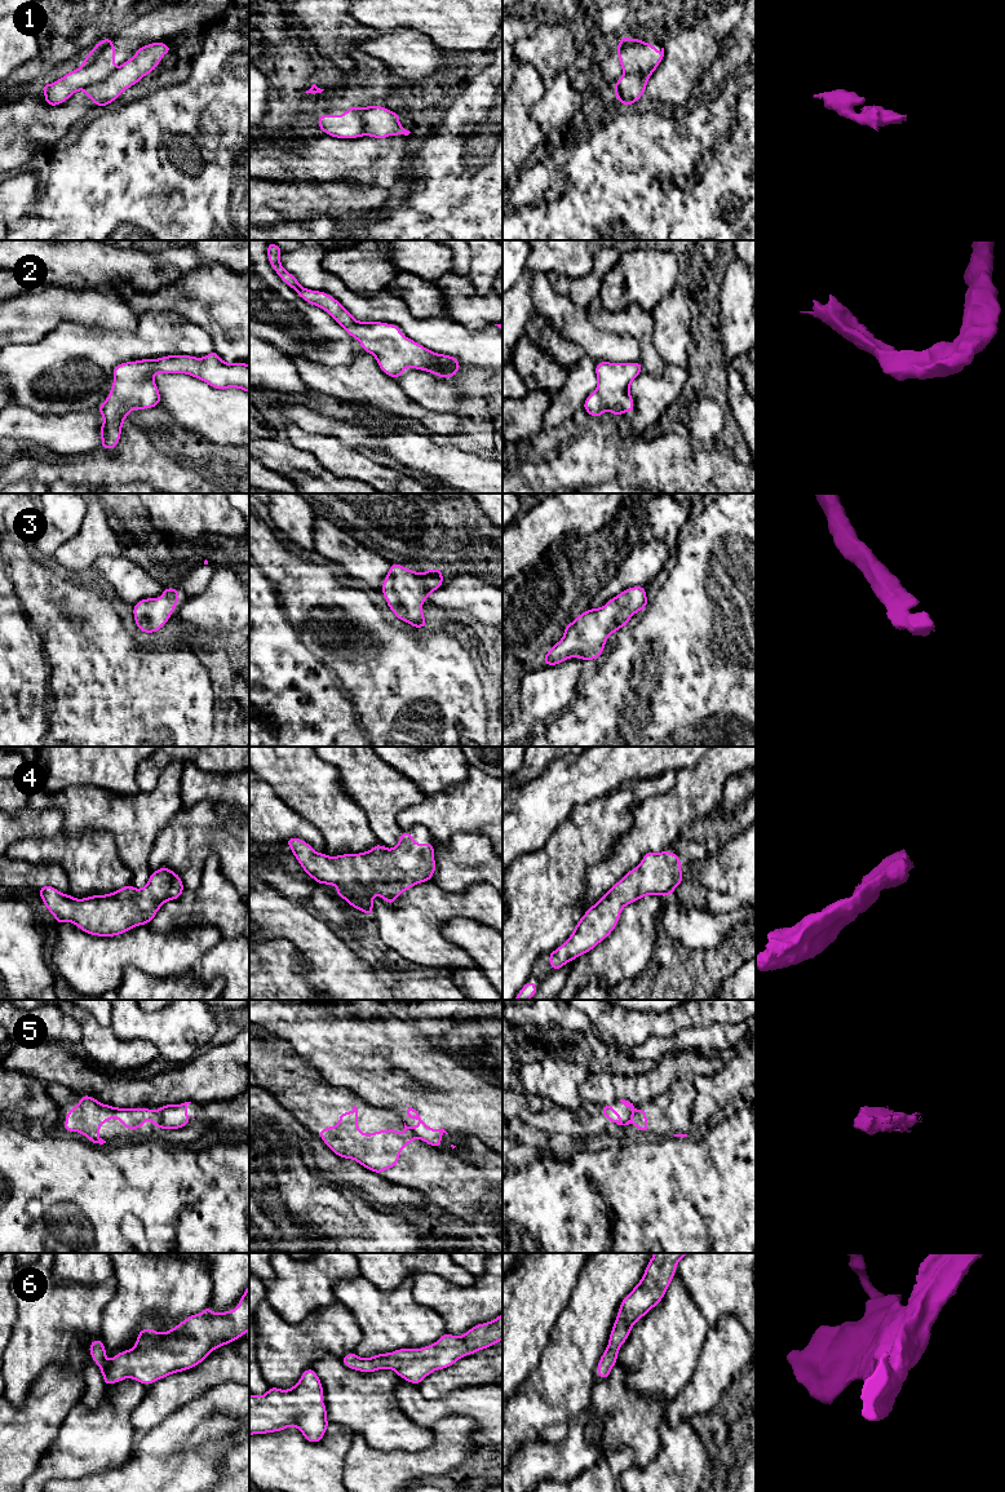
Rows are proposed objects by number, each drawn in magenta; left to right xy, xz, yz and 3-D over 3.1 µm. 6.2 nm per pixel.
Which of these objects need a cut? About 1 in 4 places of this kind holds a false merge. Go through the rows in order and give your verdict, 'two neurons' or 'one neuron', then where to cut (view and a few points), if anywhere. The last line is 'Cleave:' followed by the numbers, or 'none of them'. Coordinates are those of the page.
1: two neurons; cut in xy along (116, 69), (102, 80), (84, 89)
2: one neuron; no cut
3: one neuron; no cut
4: one neuron; no cut
5: two neurons; cut in xy along (158, 1111), (155, 1124)
6: one neuron; no cut
Cleave: 1, 5

